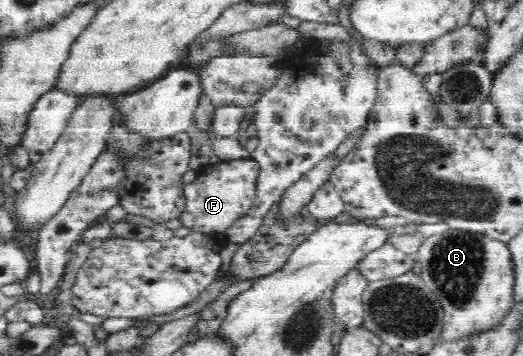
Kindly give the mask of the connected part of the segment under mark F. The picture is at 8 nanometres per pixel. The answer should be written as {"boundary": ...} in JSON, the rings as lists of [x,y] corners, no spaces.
{"boundary":[[[251,158],[224,161],[224,164],[217,163],[202,168],[197,173],[196,180],[184,187],[185,207],[178,218],[182,228],[188,228],[190,233],[224,234],[236,220],[246,216],[252,208],[257,193],[257,180],[261,173],[260,166],[257,166],[255,160]]]}

